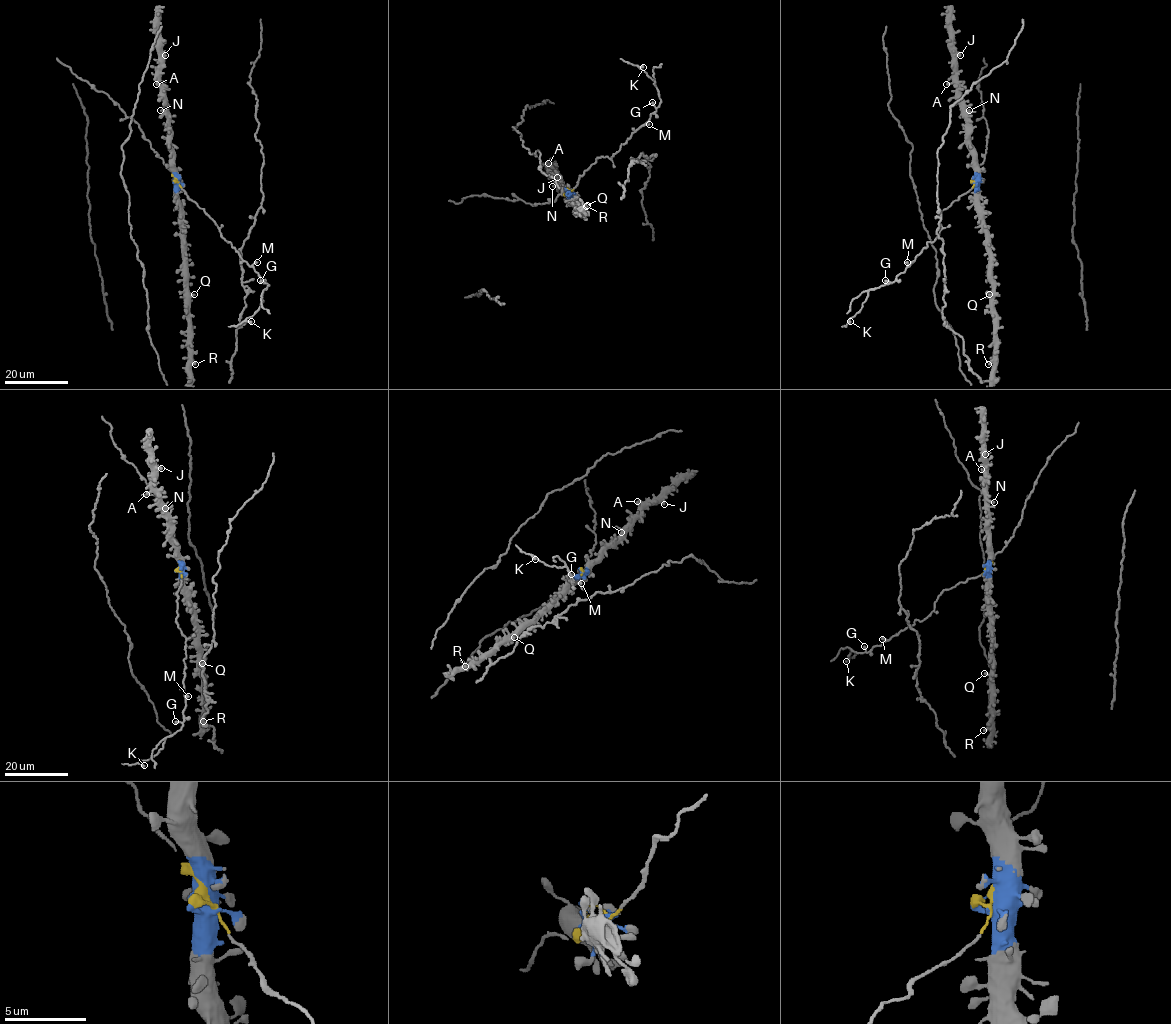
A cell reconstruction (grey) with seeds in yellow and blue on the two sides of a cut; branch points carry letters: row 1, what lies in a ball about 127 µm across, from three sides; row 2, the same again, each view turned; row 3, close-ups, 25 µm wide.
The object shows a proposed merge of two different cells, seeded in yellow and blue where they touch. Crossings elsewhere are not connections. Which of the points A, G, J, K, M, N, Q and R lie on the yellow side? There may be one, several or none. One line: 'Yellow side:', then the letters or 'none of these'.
Yellow side: G, K, M

